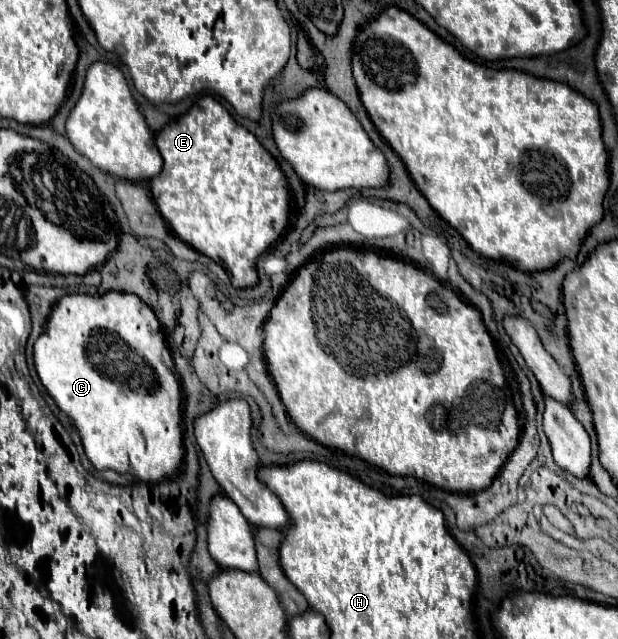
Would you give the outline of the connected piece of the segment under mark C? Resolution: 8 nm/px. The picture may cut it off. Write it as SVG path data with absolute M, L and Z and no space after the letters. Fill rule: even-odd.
M109 292L109 296L89 296L89 294L71 294L63 296L57 306L53 306L53 314L49 314L49 326L45 326L45 334L35 342L35 366L39 372L39 378L47 392L53 396L57 406L69 414L73 424L77 426L77 432L81 436L83 448L87 458L93 462L97 470L115 470L121 474L131 474L133 478L147 482L147 484L157 484L163 478L173 478L179 472L181 460L183 460L183 434L181 434L181 412L183 412L183 388L181 382L175 374L175 364L173 356L167 344L165 328L157 320L155 312L143 304L137 296L125 294L125 292Z

